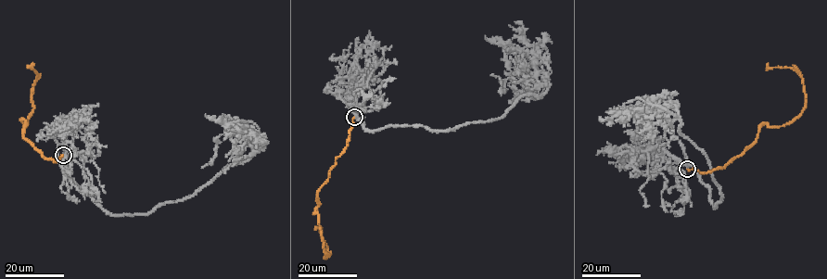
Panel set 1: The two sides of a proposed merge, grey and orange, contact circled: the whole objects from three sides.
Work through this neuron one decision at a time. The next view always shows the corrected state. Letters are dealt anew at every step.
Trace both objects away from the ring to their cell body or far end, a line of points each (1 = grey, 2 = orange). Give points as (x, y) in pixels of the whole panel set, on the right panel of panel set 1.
1: (687, 169), (709, 187), (715, 207), (721, 191), (675, 115), (650, 105), (635, 114), (606, 110)
2: (687, 170), (727, 164), (758, 127), (785, 125), (801, 112), (803, 79), (768, 63)

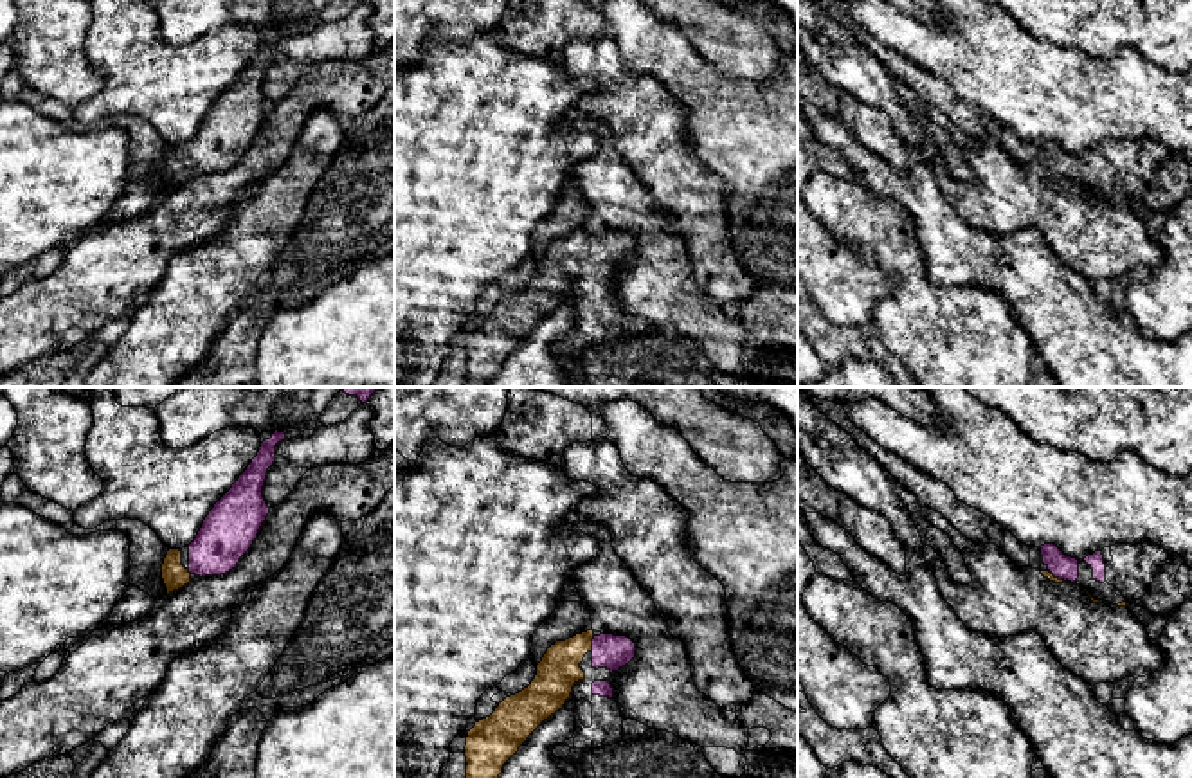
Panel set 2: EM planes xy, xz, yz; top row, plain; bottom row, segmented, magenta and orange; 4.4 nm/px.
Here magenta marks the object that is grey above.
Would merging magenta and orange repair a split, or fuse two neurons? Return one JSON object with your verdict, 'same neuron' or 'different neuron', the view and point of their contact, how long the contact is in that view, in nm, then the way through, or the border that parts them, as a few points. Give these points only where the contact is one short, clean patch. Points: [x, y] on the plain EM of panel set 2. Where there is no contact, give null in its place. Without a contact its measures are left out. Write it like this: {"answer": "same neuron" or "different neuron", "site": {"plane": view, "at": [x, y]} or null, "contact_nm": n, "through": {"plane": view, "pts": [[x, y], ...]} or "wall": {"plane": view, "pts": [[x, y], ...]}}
{"answer": "same neuron", "site": {"plane": "xz", "at": [593, 240]}, "contact_nm": 80, "through": {"plane": "xz", "pts": [[613, 249], [593, 240], [559, 267]]}}

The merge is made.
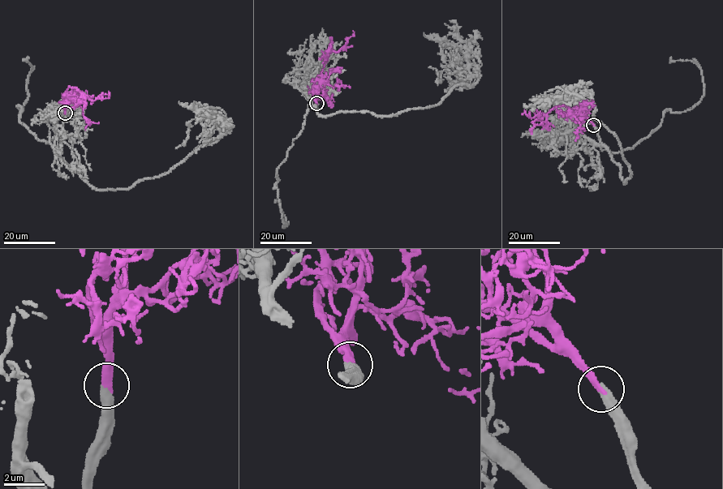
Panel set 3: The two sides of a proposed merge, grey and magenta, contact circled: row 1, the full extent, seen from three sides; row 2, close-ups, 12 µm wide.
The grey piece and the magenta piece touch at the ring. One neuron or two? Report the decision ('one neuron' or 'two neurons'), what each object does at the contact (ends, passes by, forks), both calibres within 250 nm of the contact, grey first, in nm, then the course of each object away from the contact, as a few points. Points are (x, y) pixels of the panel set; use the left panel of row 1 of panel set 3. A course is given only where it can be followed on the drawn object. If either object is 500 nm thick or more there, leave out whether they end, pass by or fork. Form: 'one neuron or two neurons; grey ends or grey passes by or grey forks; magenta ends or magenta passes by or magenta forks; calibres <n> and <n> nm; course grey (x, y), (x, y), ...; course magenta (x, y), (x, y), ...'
one neuron; grey ends; magenta ends; calibres 440 and 340 nm; course grey (65, 113), (62, 158), (97, 189), (129, 189), (170, 172), (229, 128), (223, 118), (212, 120), (178, 100); course magenta (65, 113), (62, 100), (69, 87), (76, 87), (93, 100), (97, 96), (108, 97), (108, 91)

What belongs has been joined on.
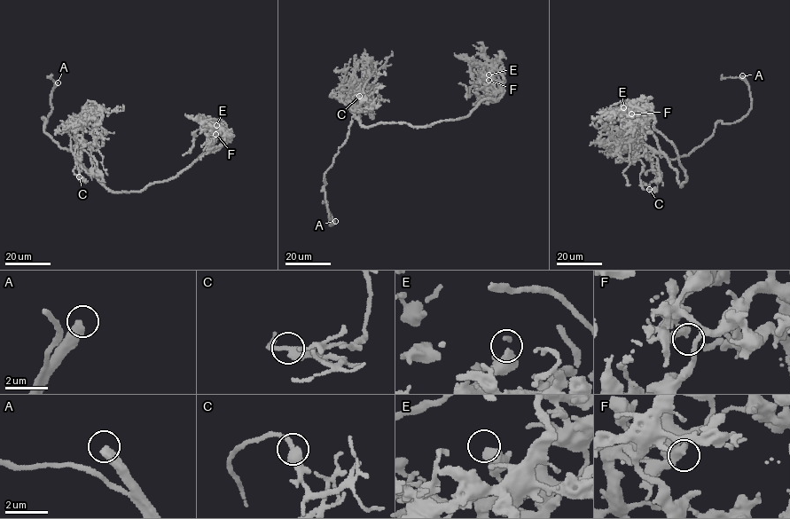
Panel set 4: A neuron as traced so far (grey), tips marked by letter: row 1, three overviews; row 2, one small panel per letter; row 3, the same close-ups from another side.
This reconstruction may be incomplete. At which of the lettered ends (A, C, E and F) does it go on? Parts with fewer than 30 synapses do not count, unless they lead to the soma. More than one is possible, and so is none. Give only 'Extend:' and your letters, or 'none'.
Extend: A

